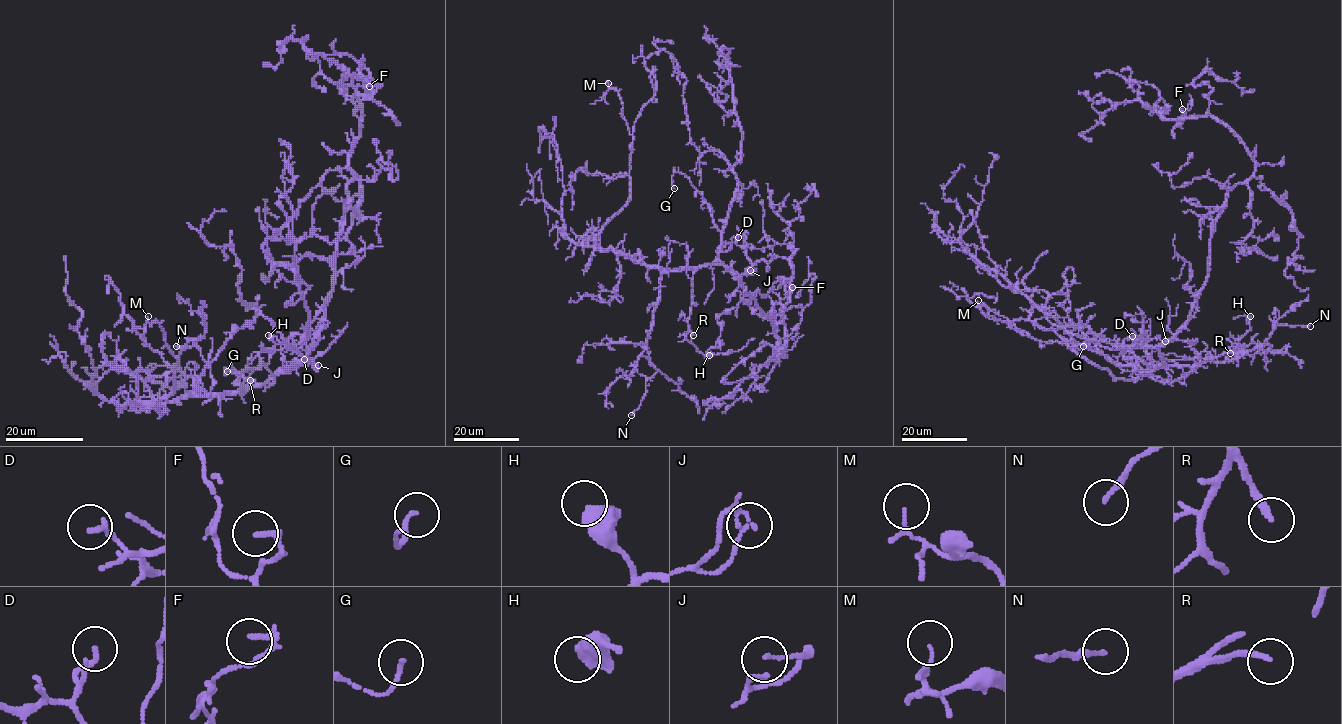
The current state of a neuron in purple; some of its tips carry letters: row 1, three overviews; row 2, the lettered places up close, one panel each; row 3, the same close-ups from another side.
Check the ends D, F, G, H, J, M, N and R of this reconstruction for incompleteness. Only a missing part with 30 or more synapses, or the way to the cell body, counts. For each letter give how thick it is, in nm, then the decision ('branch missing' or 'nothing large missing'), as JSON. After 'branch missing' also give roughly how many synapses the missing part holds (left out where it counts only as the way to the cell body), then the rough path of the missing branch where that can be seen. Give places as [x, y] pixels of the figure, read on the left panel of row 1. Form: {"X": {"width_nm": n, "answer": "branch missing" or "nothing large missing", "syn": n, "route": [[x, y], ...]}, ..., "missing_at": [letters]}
{"D": {"width_nm": 160, "answer": "nothing large missing"}, "F": {"width_nm": 200, "answer": "nothing large missing"}, "G": {"width_nm": 120, "answer": "nothing large missing"}, "H": {"width_nm": 600, "answer": "nothing large missing"}, "J": {"width_nm": 110, "answer": "nothing large missing"}, "M": {"width_nm": 90, "answer": "nothing large missing"}, "N": {"width_nm": 160, "answer": "nothing large missing"}, "R": {"width_nm": 200, "answer": "branch missing", "route": [[250, 380], [254, 376], [251, 396], [256, 391], [251, 363], [258, 356], [254, 331], [267, 294], [258, 273]]}, "missing_at": ["R"]}

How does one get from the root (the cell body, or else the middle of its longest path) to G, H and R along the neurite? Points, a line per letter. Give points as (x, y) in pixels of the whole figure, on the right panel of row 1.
G: (1186, 325), (1172, 339), (1155, 346), (1111, 349), (1093, 339), (1085, 344), (1067, 344), (1080, 349), (1083, 346)
H: (1186, 325), (1159, 347), (1163, 358), (1212, 359), (1234, 349), (1250, 330), (1250, 316)
R: (1186, 325), (1159, 347), (1163, 358), (1212, 359), (1230, 353)

